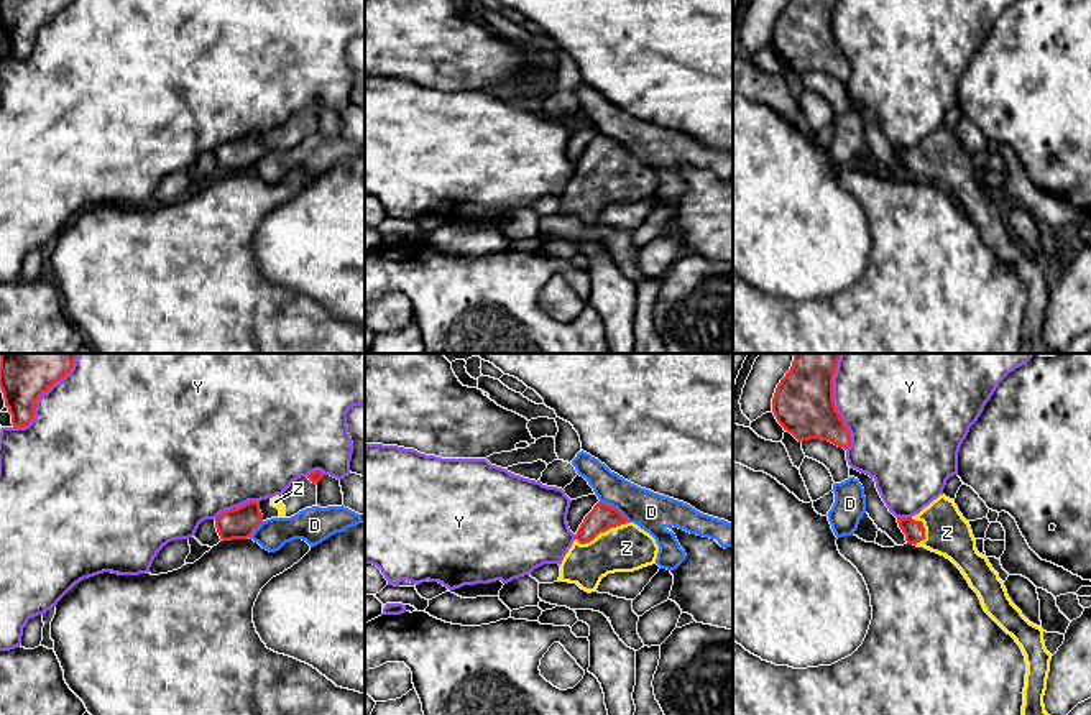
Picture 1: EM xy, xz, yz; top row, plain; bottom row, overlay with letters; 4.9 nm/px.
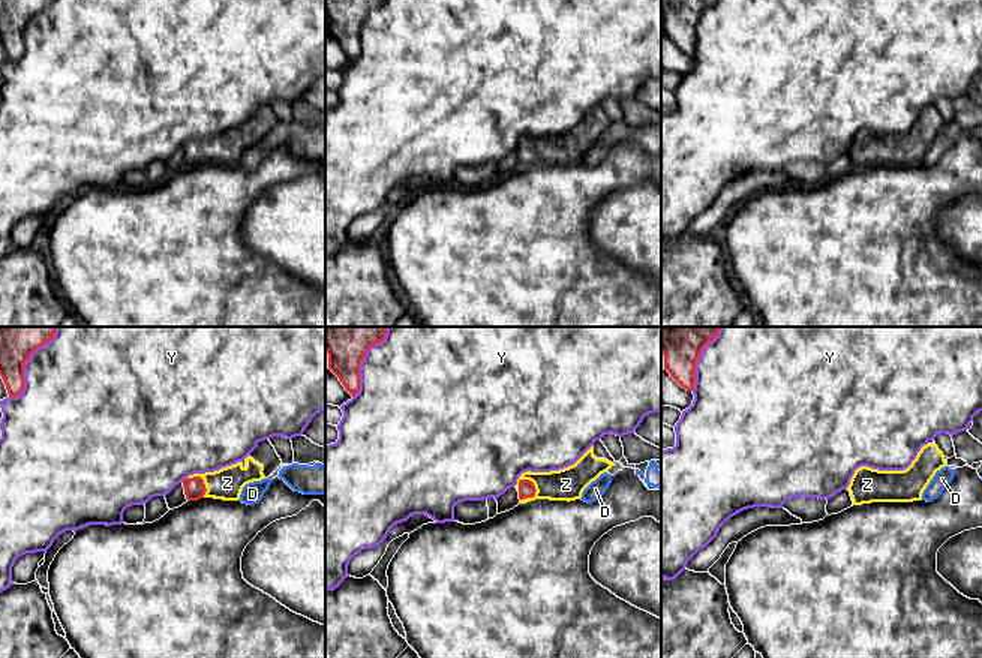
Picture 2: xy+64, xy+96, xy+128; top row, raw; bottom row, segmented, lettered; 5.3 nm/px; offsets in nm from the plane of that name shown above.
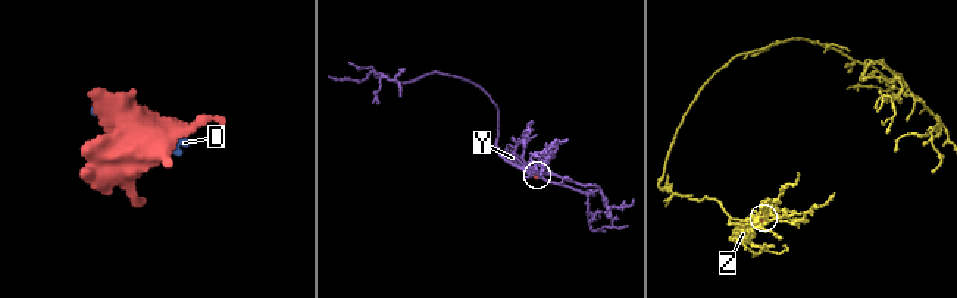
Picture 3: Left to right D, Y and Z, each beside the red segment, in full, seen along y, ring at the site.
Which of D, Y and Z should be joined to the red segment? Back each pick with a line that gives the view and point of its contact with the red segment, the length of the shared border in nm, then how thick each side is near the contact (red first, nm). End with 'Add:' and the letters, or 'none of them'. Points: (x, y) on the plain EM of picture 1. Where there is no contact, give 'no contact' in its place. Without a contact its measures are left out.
Z: xz (602, 163) | 280 nm | 130/240 nm
Add: Z

